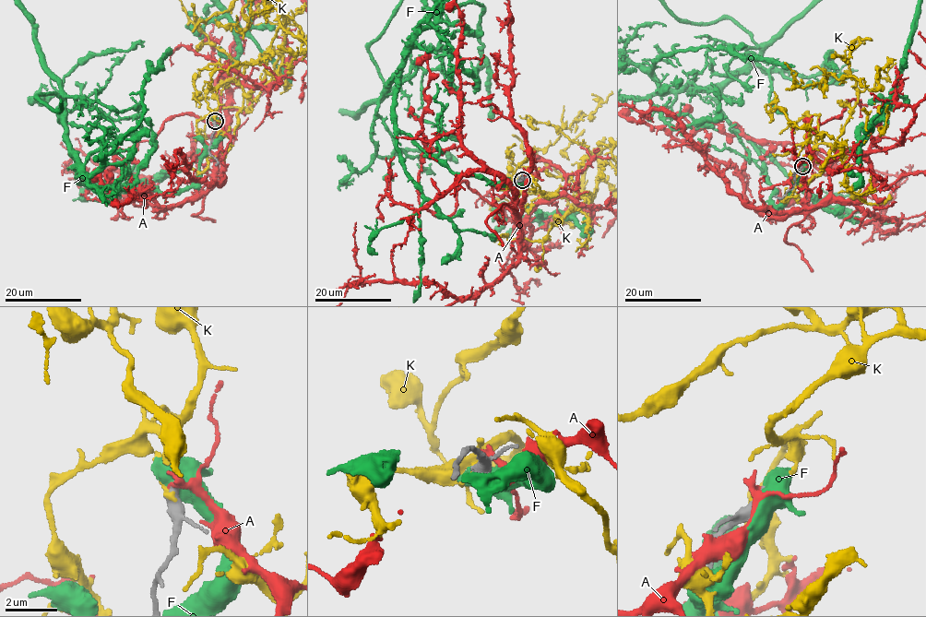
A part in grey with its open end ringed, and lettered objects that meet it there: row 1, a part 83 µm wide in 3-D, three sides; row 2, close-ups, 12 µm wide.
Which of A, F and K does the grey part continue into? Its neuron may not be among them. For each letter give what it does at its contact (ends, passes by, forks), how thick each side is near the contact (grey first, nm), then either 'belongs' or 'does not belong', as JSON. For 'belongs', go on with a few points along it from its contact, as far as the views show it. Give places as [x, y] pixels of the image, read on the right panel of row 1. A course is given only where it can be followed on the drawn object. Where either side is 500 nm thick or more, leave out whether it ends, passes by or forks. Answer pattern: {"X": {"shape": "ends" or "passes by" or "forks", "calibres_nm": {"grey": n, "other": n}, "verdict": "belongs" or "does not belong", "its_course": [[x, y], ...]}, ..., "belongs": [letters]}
{"A": {"shape": "ends", "calibres_nm": {"grey": 400, "other": 240}, "verdict": "does not belong"}, "F": {"calibres_nm": {"grey": 440, "other": 600}, "verdict": "does not belong"}, "K": {"shape": "ends", "calibres_nm": {"grey": 380, "other": 180}, "verdict": "does not belong"}, "belongs": []}

